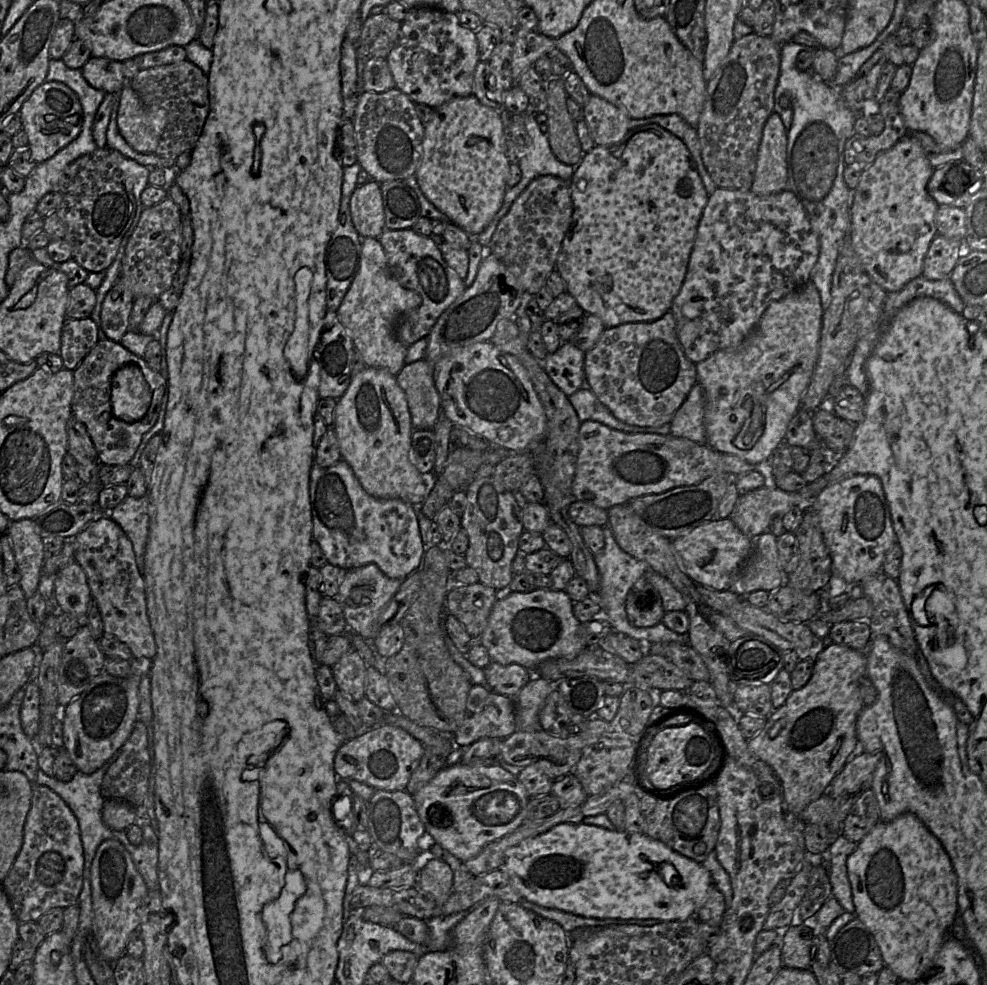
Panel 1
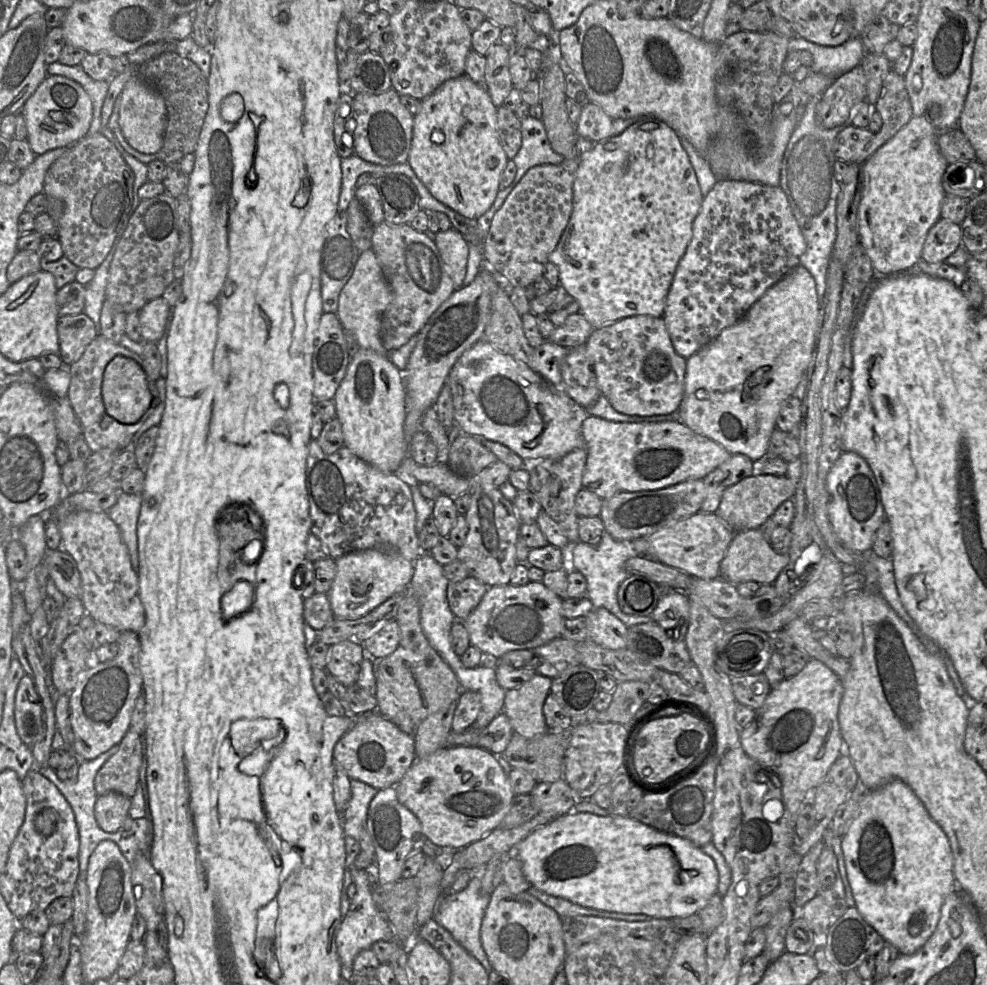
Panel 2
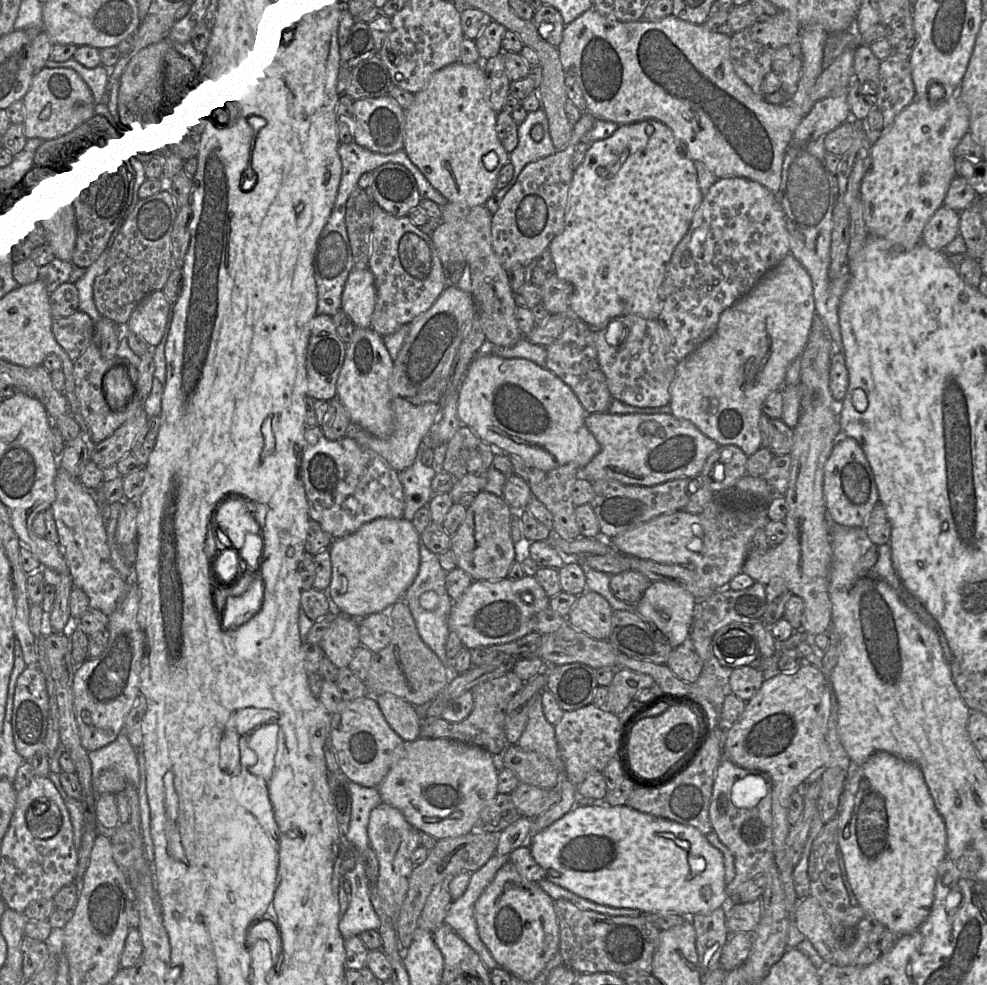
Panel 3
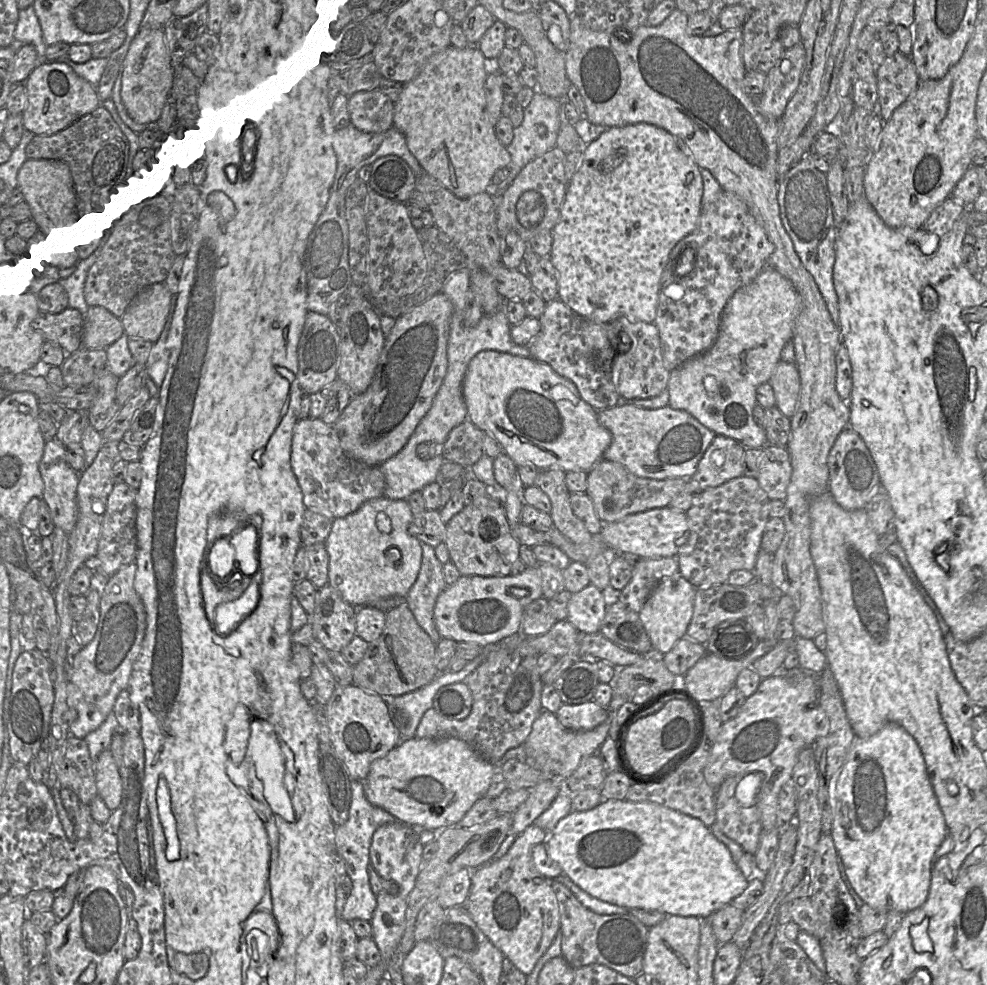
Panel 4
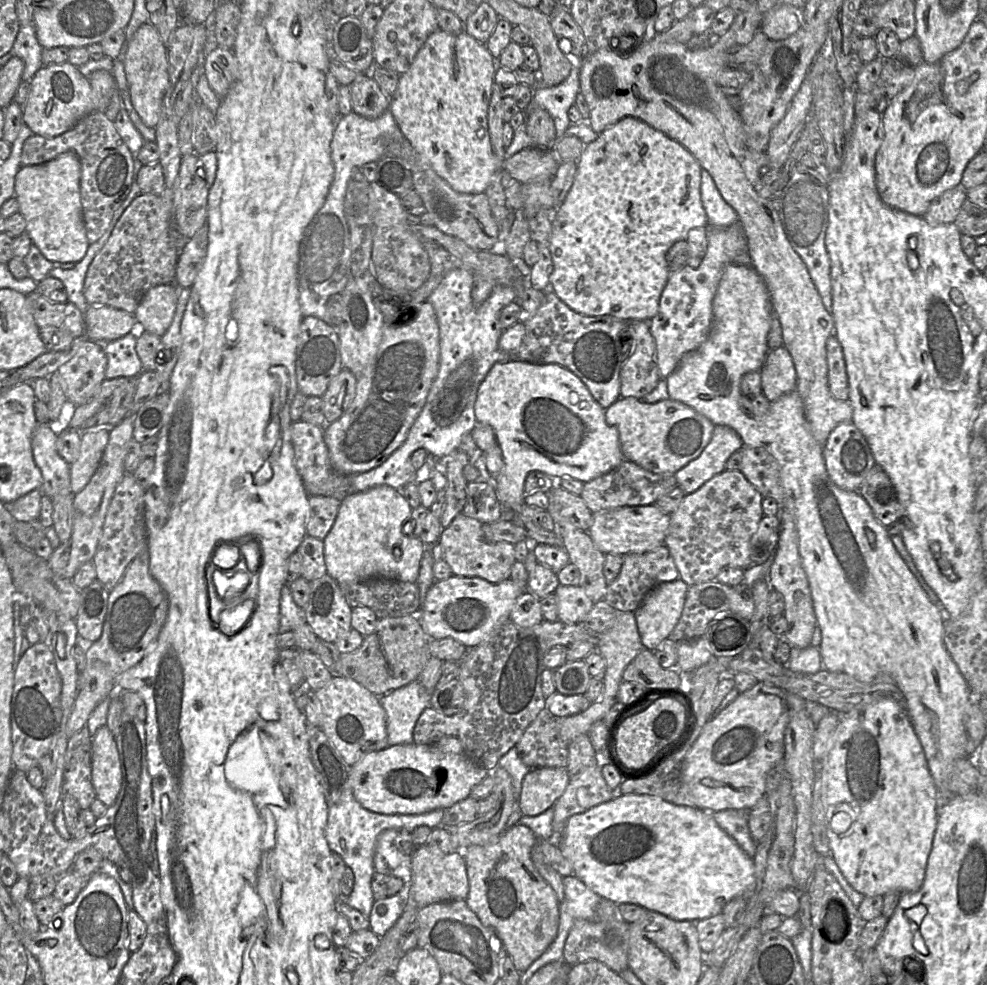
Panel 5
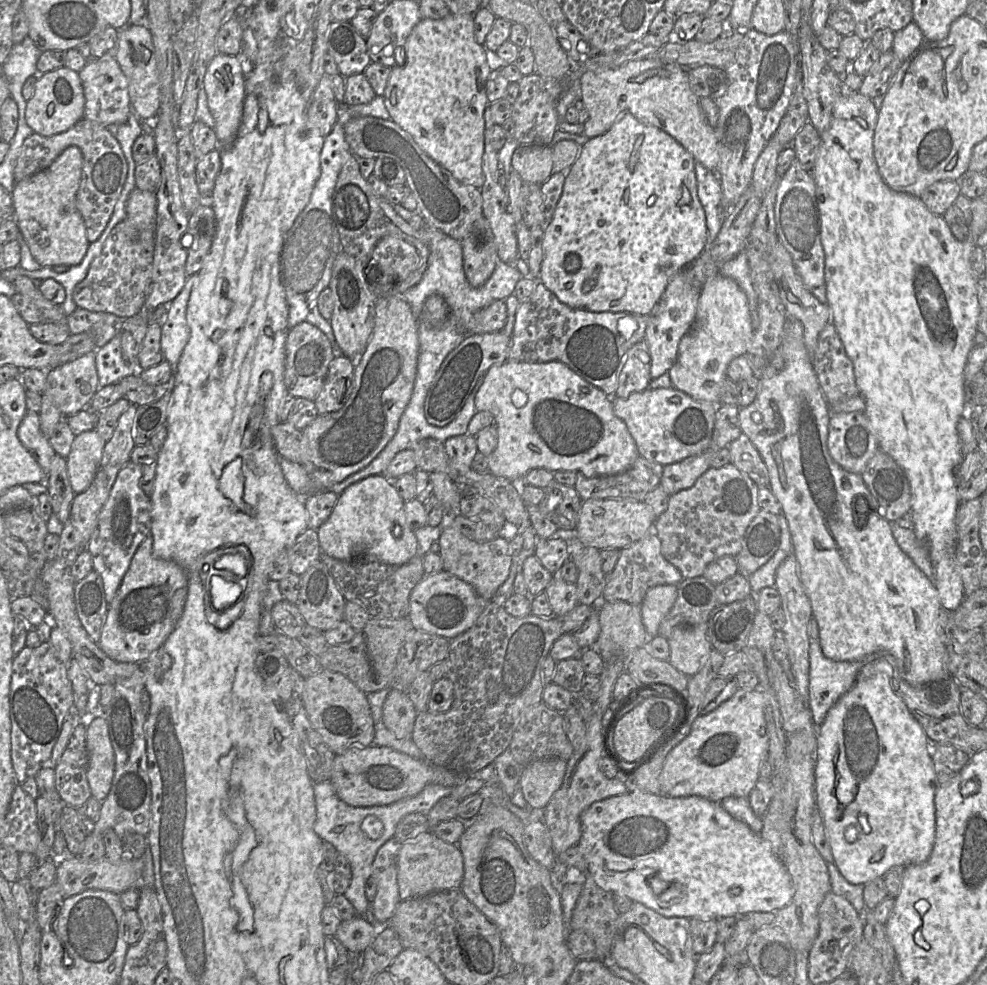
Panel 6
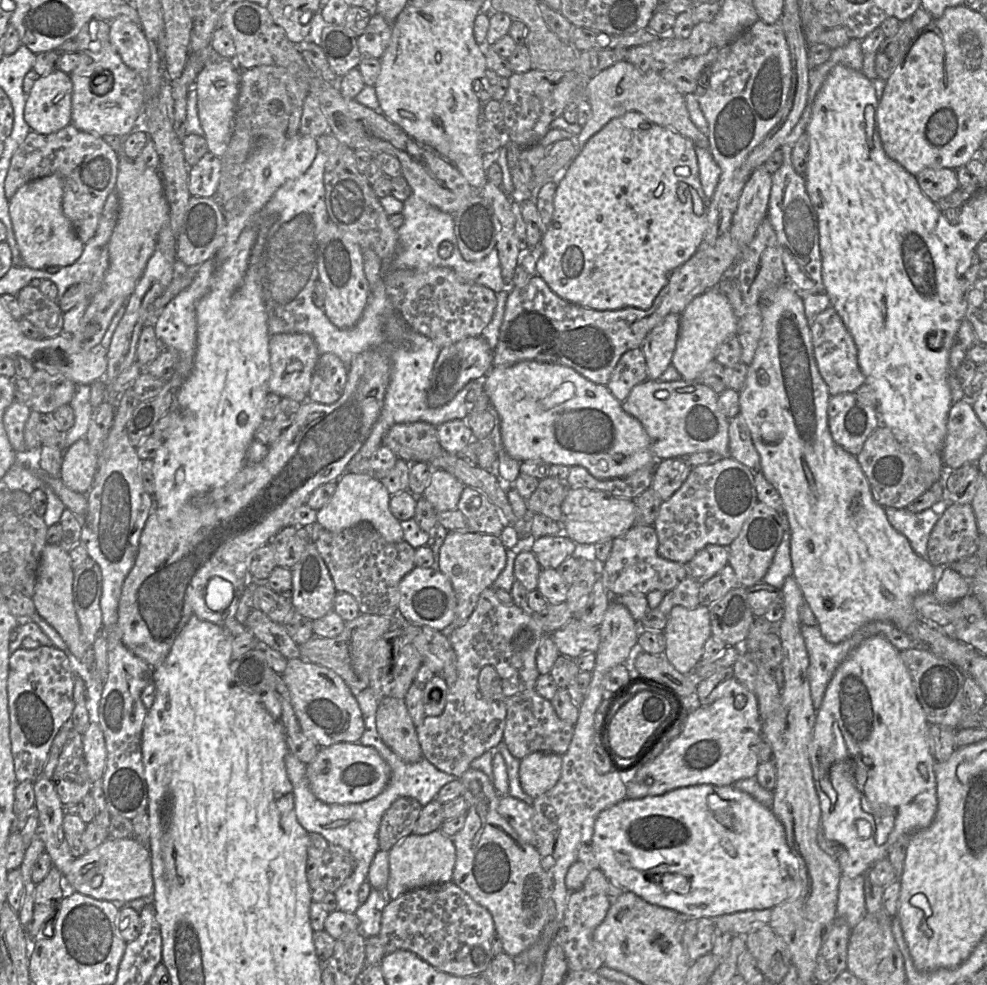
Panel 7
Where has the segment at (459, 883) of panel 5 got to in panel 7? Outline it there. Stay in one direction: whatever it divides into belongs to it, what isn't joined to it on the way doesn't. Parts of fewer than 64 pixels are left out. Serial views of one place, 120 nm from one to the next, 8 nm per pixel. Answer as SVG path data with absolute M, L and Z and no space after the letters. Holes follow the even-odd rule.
M440 828L429 834L411 834L389 850L389 879L385 893L389 899L395 900L415 888L450 882L455 863L455 845L450 837L440 831Z

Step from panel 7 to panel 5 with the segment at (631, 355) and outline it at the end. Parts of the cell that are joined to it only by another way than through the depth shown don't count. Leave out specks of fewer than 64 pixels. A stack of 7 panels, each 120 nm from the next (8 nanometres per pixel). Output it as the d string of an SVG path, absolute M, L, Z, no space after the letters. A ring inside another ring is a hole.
M631 321L628 329L636 347L620 372L620 397L641 399L652 392L661 379L657 348L649 322Z

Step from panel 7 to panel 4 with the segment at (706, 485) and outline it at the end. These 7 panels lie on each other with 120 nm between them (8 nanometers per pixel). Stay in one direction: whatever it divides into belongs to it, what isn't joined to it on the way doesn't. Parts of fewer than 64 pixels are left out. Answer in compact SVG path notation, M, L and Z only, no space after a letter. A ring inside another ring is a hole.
M740 476L728 480L727 482L717 486L703 490L695 499L693 500L693 505L689 510L686 511L686 516L689 524L690 535L686 544L684 544L676 558L679 567L679 573L684 577L688 582L690 582L696 589L707 589L715 585L720 585L726 583L731 572L736 570L748 570L753 571L755 563L757 560L757 554L760 551L761 538L763 530L769 518L769 498L766 492L759 486L759 483L754 477Z

